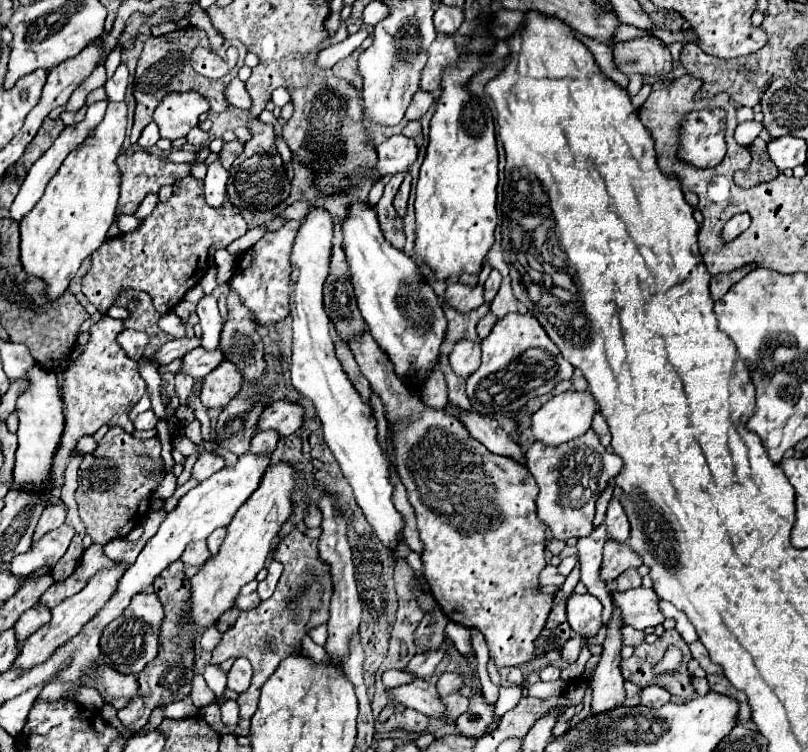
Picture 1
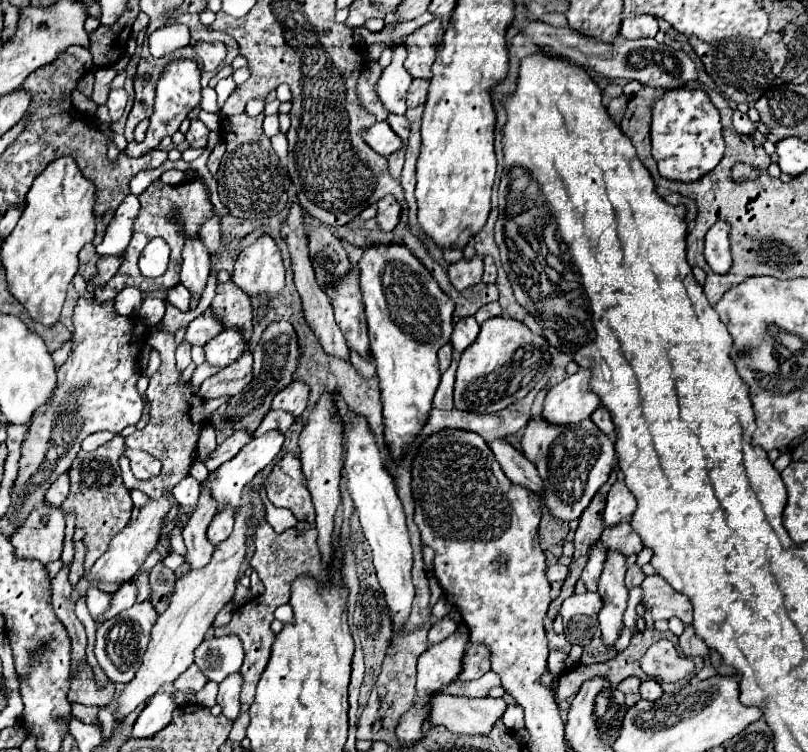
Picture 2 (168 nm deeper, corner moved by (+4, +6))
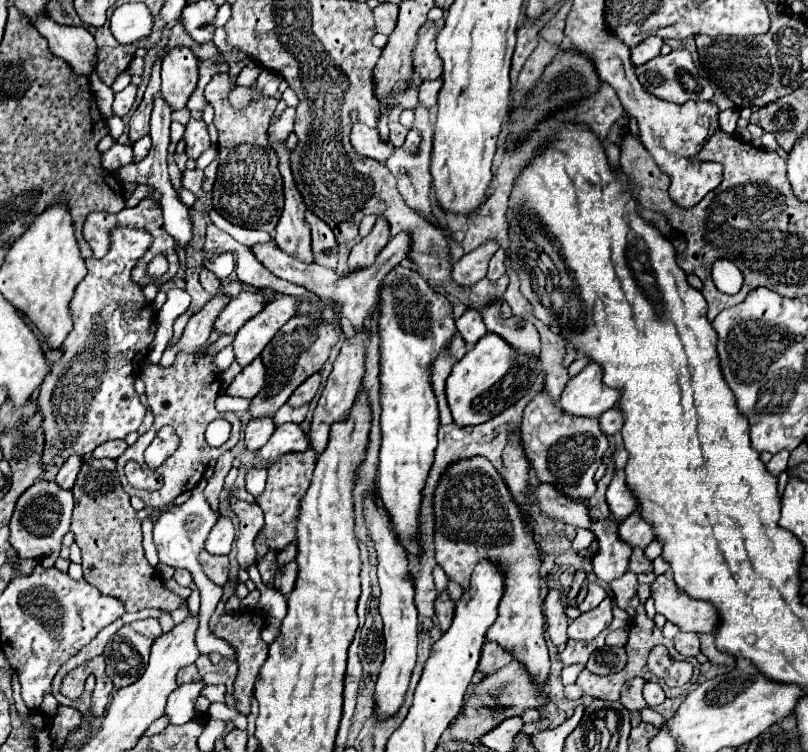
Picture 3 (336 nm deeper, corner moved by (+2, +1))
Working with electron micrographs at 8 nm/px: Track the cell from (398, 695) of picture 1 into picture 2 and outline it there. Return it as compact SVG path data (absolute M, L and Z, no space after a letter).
M439 693L431 697L429 719L433 725L445 725L457 735L487 735L503 717L507 703L503 699L467 699Z

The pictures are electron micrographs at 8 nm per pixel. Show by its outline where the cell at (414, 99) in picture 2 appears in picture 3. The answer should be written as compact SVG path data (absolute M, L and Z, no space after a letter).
M441 78L431 80L431 82L423 82L419 86L419 104L423 104L425 108L433 108L437 102L439 88L441 88Z

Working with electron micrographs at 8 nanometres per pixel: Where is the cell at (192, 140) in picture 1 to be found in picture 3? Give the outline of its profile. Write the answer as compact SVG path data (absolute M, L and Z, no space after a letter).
M189 120L189 124L185 126L185 136L183 140L187 142L187 156L197 160L209 146L209 132L207 132L207 124L203 120Z

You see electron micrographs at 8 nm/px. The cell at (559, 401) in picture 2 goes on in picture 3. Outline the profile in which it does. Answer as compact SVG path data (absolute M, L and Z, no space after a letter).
M589 362L583 372L567 382L559 400L559 408L569 416L583 418L597 418L601 412L613 408L621 398L621 392L605 386L601 376L603 368L595 362Z

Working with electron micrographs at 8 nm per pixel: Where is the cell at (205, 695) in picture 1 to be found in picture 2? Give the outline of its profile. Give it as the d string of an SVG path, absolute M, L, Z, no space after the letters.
M191 665L185 673L181 673L175 679L175 691L191 691L197 693L199 689L203 689L203 685L207 683L207 677L201 673L201 669L197 665Z

